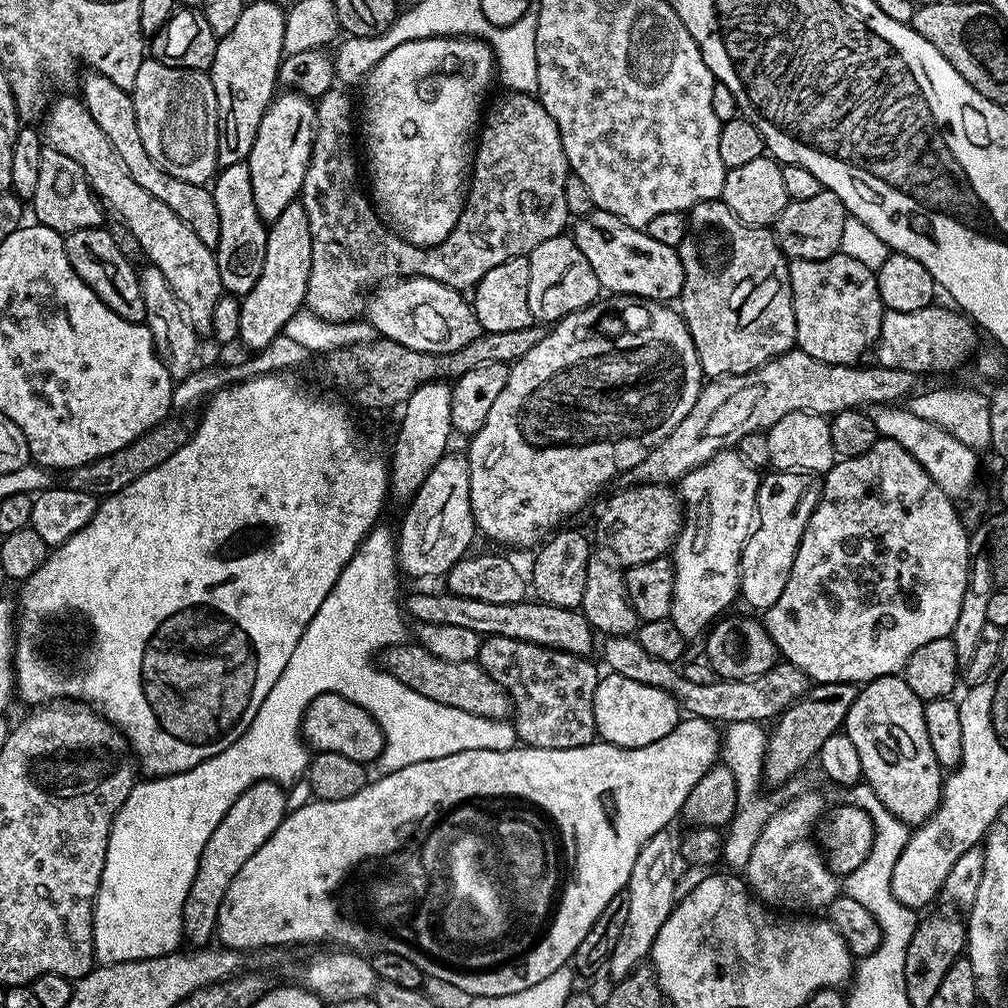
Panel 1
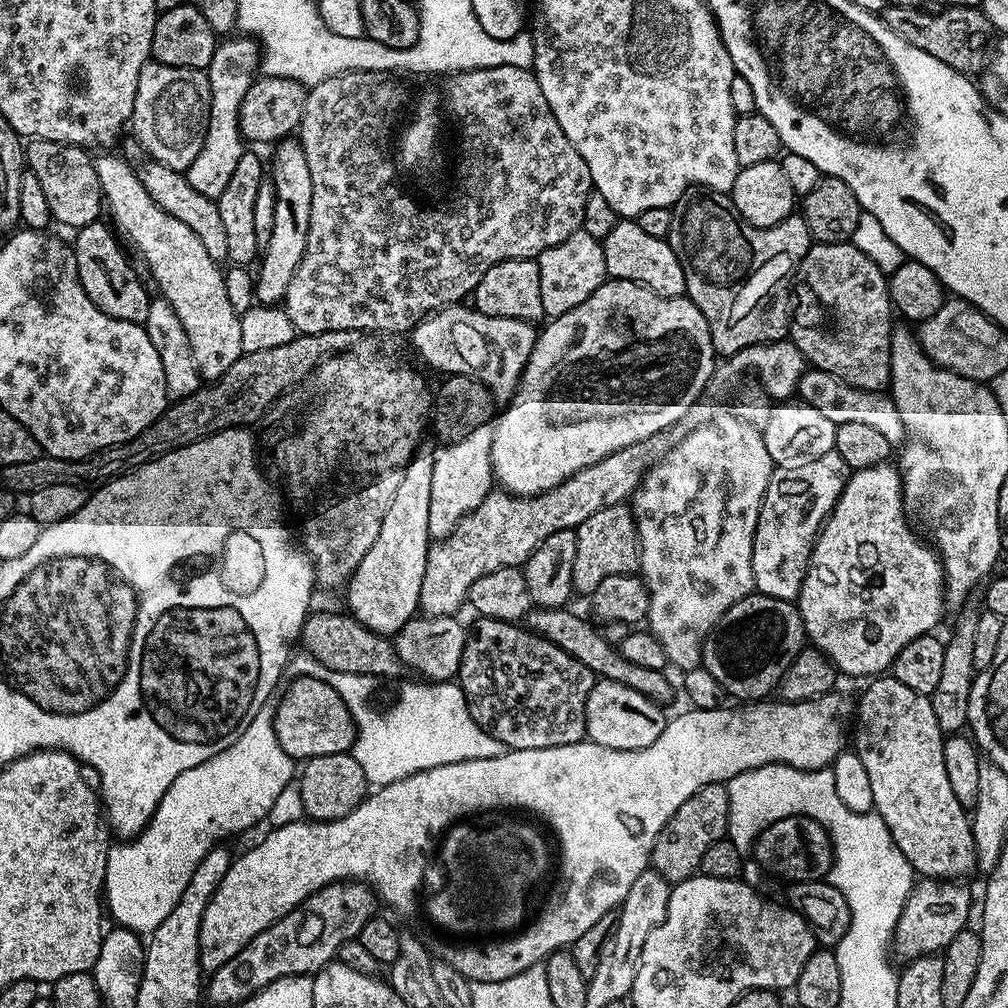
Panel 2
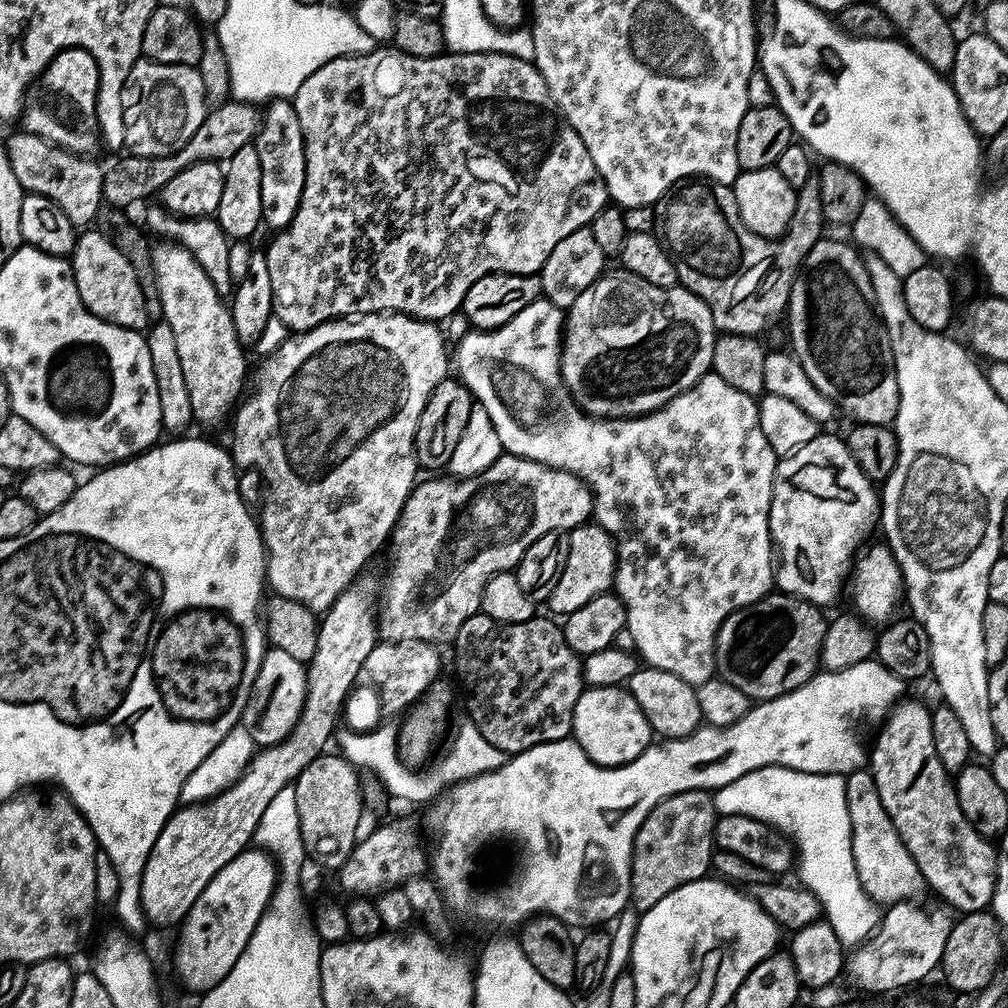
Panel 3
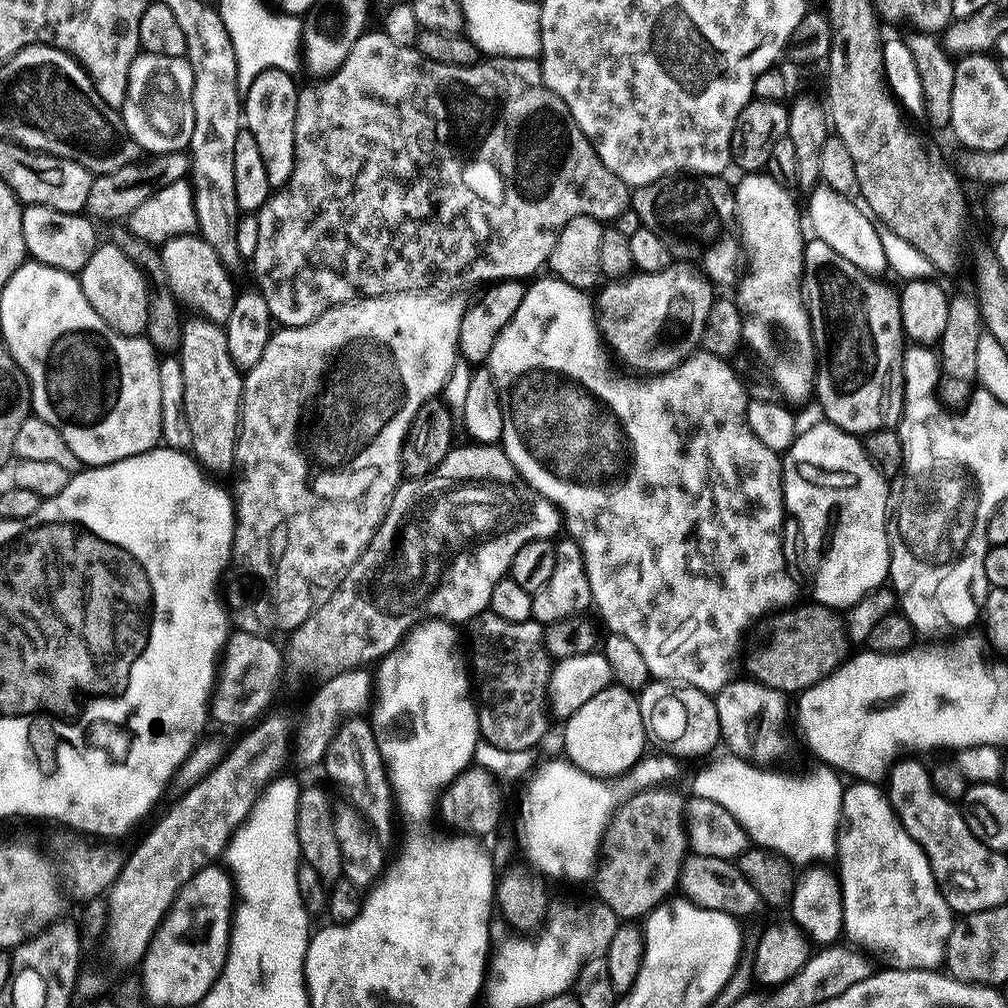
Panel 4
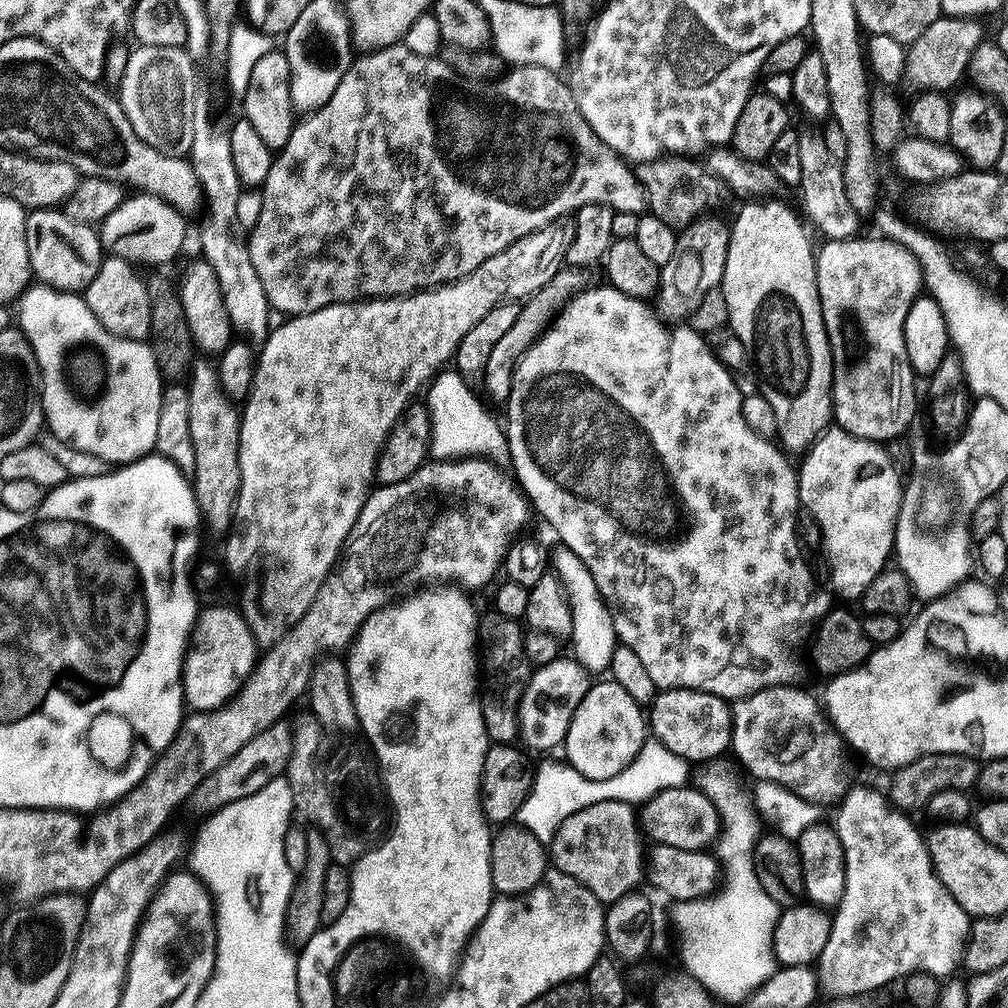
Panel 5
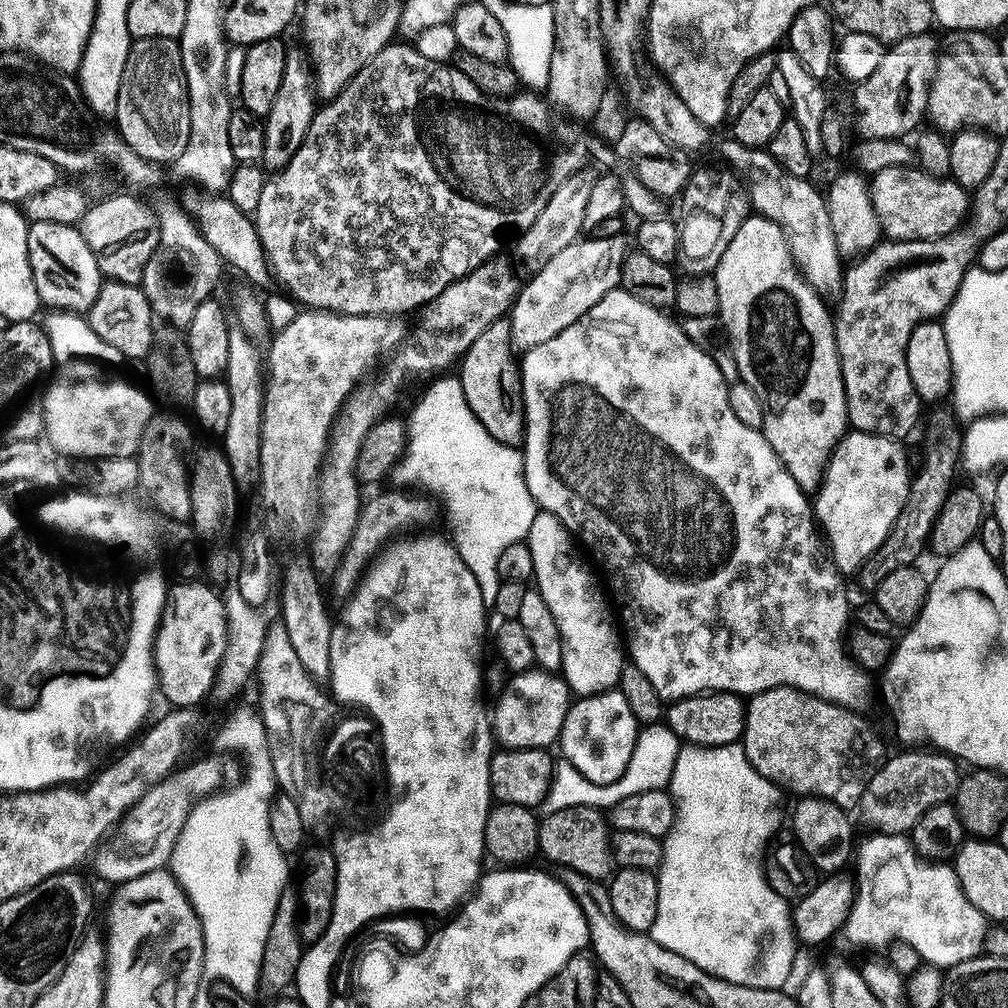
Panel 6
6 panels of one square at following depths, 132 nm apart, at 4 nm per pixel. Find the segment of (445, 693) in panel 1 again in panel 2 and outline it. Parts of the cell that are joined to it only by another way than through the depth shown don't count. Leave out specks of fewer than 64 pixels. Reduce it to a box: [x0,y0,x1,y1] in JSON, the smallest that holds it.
[302,611,405,678]

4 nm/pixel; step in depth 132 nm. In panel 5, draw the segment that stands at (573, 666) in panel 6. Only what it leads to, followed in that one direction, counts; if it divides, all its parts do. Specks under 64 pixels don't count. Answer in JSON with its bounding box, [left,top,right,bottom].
[550,546,618,674]

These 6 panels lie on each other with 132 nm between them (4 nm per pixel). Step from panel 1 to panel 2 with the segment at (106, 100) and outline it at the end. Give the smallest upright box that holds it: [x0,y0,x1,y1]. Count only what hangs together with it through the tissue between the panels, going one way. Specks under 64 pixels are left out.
[122,138,227,262]

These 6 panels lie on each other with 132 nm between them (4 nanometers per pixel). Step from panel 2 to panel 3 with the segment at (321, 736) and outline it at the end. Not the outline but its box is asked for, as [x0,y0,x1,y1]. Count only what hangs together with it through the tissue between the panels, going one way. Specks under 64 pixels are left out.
[243,647,308,748]

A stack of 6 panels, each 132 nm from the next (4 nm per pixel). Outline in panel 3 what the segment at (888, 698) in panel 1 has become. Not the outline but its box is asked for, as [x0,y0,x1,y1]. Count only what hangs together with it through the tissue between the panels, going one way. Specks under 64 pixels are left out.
[870,699,997,913]

